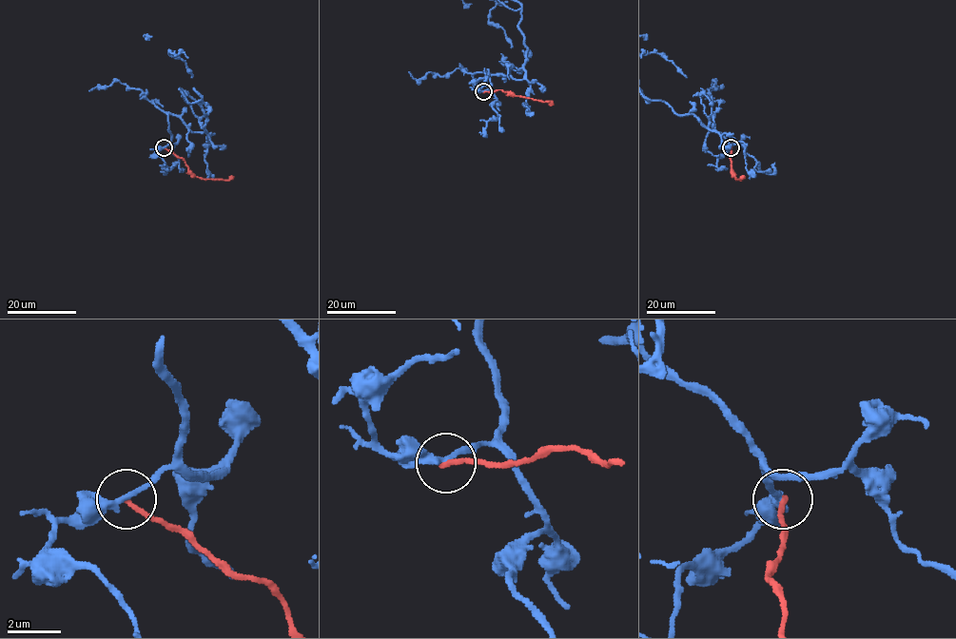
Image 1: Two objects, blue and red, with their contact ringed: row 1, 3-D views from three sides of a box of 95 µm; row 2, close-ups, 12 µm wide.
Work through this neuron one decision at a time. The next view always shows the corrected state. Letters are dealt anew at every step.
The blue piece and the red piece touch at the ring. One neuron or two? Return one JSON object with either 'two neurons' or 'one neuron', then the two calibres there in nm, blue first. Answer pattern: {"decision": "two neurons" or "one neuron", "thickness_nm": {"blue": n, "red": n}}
{"decision": "two neurons", "thickness_nm": {"blue": 240, "red": 200}}

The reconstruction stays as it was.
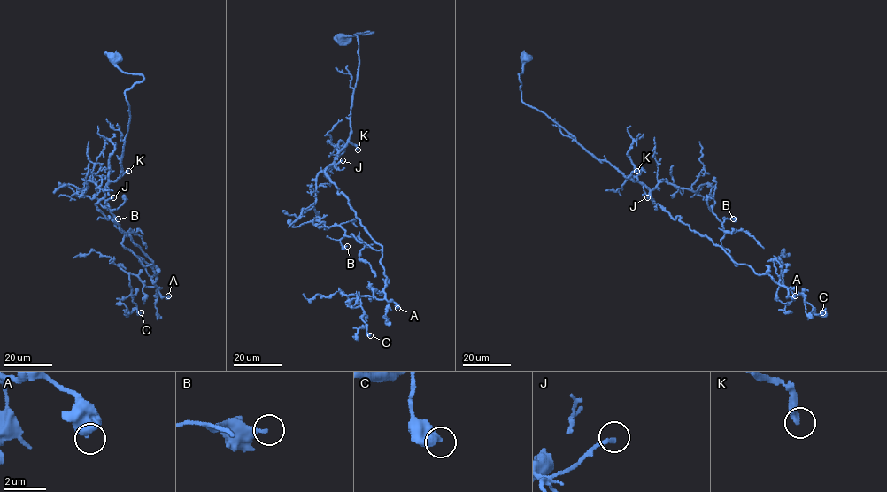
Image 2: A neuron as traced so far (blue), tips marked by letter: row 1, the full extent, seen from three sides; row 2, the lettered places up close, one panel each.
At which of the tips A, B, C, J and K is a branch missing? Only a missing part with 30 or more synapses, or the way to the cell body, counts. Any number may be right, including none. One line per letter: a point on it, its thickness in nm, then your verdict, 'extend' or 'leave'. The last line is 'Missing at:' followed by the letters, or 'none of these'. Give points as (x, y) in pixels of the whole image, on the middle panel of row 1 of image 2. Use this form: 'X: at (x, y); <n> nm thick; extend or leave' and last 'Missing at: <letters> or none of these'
A: at (397, 308); 480 nm thick; leave
B: at (347, 246); 220 nm thick; leave
C: at (370, 335); 380 nm thick; leave
J: at (343, 160); 180 nm thick; leave
K: at (358, 149); 400 nm thick; extend
Missing at: K

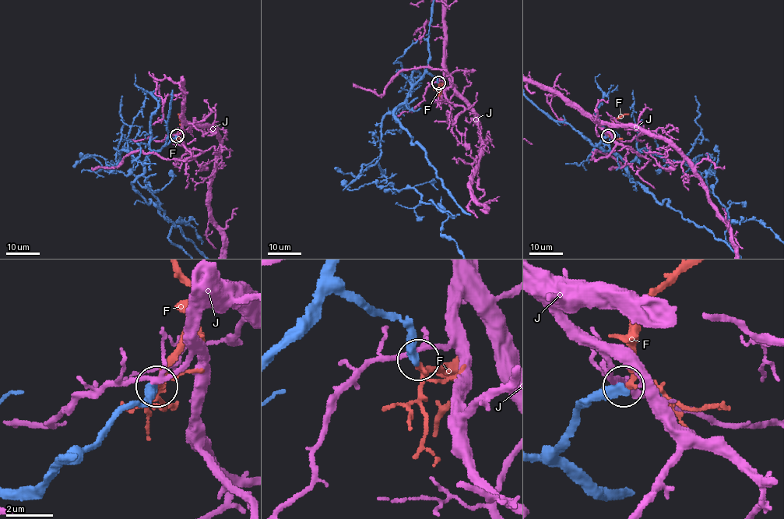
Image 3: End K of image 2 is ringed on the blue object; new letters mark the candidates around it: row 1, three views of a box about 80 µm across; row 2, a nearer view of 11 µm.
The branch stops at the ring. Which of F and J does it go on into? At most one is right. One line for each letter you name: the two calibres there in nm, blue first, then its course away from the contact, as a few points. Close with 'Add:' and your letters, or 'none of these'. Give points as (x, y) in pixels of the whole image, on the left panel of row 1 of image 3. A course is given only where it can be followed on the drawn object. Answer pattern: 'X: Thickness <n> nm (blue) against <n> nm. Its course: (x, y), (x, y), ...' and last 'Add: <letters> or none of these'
F: Thickness 400 nm (blue) against 150 nm. Its course: (176, 136), (182, 124), (177, 114)
Add: F

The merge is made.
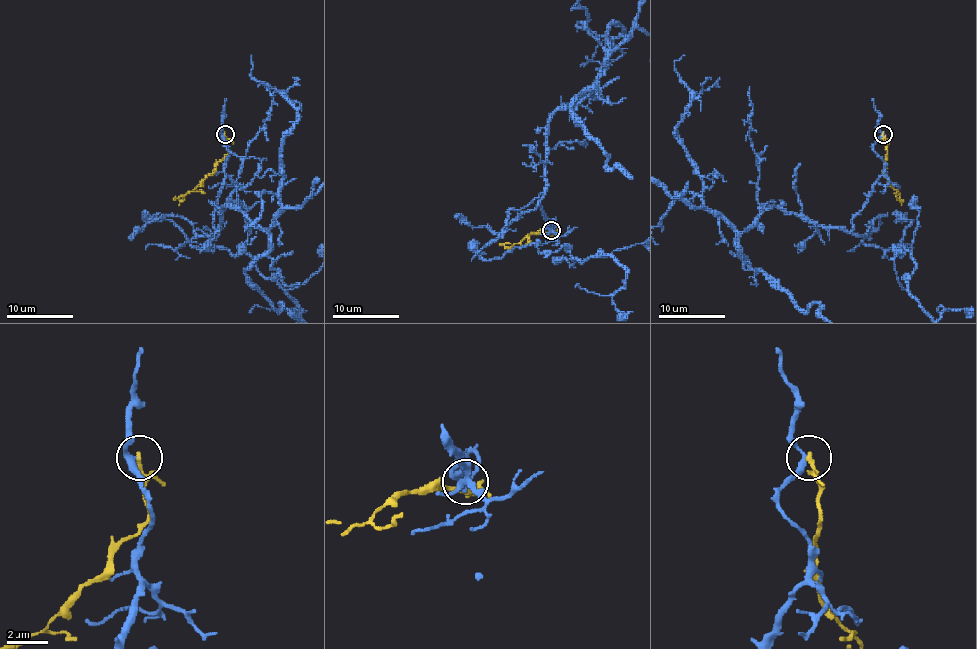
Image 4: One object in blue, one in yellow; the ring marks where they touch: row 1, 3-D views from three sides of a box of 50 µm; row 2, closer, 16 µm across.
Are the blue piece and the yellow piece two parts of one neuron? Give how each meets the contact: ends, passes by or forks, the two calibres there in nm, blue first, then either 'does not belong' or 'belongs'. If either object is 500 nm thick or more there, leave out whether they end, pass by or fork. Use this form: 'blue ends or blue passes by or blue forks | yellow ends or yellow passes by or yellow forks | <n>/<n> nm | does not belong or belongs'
blue passes by | yellow ends | 260/200 nm | does not belong

